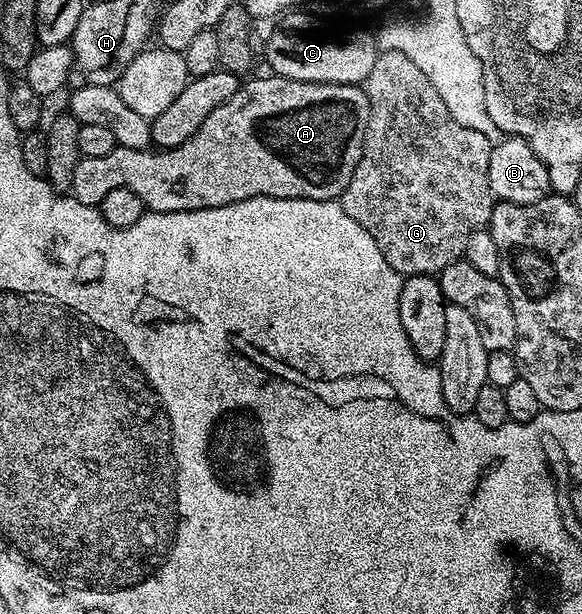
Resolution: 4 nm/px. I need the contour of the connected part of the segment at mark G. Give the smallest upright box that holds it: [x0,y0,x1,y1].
[338,50,494,277]

